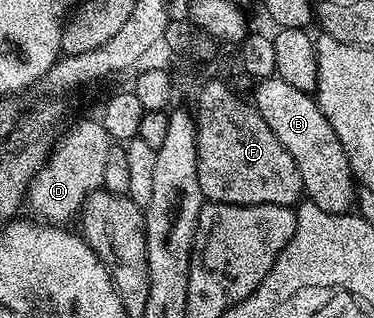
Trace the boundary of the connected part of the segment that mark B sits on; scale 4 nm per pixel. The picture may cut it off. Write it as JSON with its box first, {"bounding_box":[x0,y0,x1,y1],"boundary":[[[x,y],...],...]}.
{"bounding_box":[254,75,354,214],"boundary":[[[278,75],[255,81],[254,87],[258,114],[262,114],[262,122],[270,126],[274,138],[286,146],[286,154],[294,158],[294,166],[298,166],[298,174],[302,178],[303,195],[318,206],[318,210],[326,210],[330,214],[348,212],[354,204],[352,168],[348,164],[346,150],[342,150],[342,142],[338,142],[338,134],[334,134],[334,126],[326,122],[326,114],[322,114],[316,105],[315,95],[290,86],[290,82]]]}

